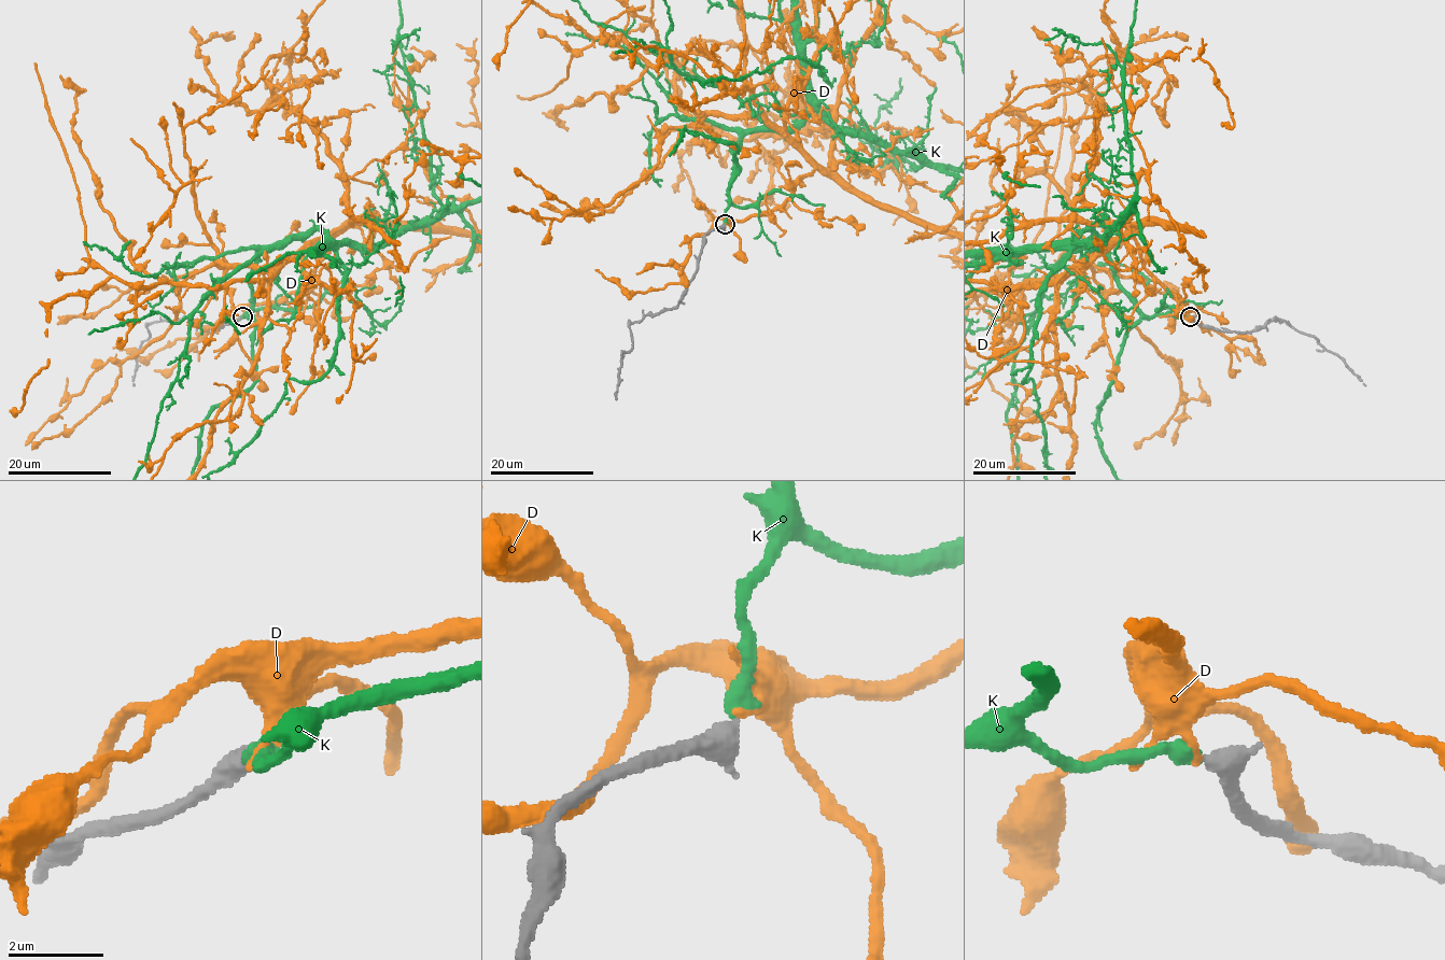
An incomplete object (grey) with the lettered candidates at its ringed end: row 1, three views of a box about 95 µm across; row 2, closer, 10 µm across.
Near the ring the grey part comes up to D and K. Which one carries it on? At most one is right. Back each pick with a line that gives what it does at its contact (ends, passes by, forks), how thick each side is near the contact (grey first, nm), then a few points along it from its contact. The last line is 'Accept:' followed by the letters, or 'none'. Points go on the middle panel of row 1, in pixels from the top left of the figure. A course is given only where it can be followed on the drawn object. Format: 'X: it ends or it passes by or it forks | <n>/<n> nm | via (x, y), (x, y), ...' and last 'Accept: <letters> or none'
K: it ends | 500/400 nm
Accept: K

